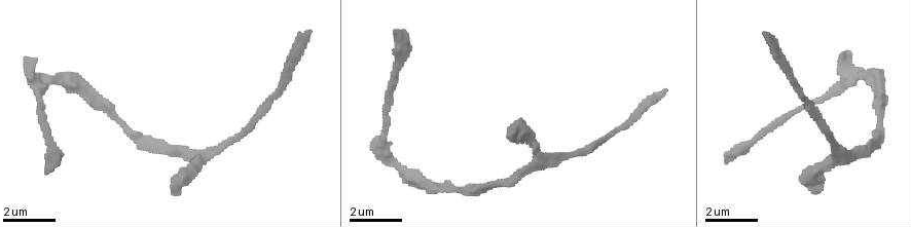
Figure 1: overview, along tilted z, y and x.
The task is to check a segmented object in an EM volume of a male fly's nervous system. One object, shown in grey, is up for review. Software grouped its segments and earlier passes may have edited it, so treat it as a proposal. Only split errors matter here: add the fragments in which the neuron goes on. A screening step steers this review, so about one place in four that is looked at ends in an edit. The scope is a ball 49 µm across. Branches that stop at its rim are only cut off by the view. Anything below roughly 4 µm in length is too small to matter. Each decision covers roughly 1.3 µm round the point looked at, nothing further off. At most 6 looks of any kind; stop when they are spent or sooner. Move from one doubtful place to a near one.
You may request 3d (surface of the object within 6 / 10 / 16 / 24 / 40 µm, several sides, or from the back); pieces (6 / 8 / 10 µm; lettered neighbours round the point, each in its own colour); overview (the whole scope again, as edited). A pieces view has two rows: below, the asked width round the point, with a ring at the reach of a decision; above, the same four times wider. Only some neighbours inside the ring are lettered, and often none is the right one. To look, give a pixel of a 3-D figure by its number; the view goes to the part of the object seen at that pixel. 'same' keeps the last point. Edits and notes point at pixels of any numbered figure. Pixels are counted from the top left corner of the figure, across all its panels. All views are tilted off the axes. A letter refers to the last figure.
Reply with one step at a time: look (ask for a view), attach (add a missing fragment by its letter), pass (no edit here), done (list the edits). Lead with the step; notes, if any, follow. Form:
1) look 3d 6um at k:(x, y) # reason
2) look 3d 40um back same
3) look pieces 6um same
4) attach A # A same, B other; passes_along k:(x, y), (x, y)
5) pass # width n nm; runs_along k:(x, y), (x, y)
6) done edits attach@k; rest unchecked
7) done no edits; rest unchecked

look pieces 8um at 1:(307, 37) # an open end

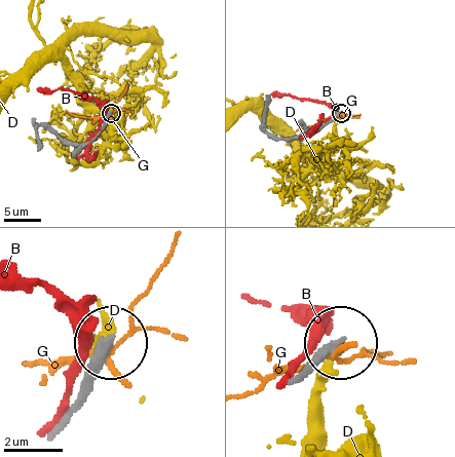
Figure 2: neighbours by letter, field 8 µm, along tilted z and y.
pass # B other, D other, G other; runs_along 2:(59, 416), (108, 347); none of them fits

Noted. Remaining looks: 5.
look pieces 6um at 1:(814, 188) # branch stops here

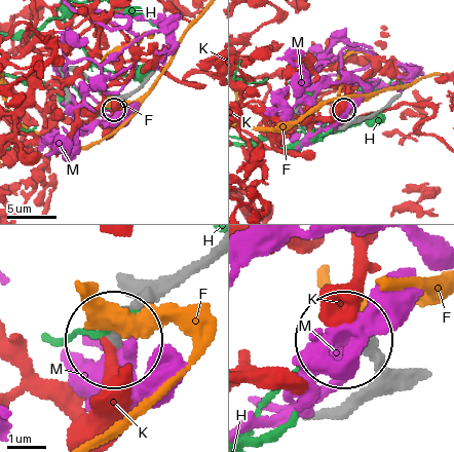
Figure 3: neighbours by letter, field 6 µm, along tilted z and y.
pass # F other, H other, K other, M other; no lettered fragment goes on from it

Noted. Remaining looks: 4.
look 3d 10um at 1:(51, 169) # branch stops here

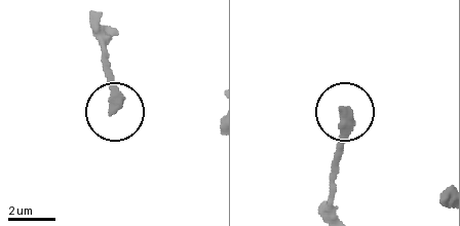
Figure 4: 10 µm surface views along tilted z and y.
look pieces 8um same # what lies round it

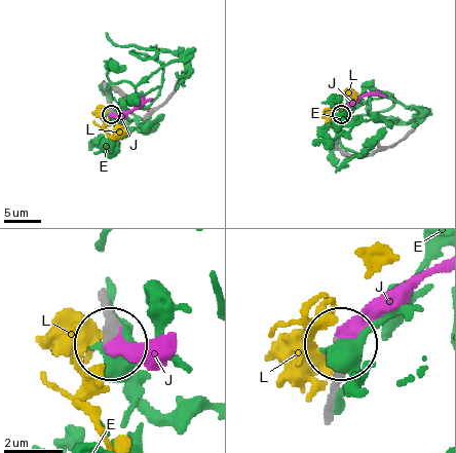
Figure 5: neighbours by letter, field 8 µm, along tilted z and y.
attach J # width 350 nm; E other, J same, L other; passes_along 5:(107, 98), (115, 113), (128, 113), (152, 100); the neuron continues

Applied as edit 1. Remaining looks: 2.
done edits attach@5; rest unchecked

